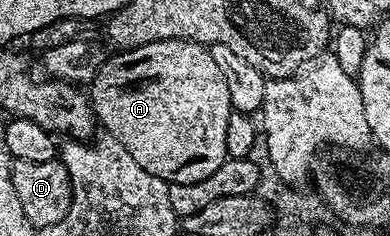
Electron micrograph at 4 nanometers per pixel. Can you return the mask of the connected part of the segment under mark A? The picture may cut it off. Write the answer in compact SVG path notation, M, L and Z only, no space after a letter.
M167 38L157 42L147 42L141 46L136 46L133 50L122 50L105 57L104 63L100 66L100 71L94 76L90 84L90 101L92 112L96 115L96 121L101 127L105 126L107 133L116 139L134 160L146 172L158 176L164 182L169 184L194 184L198 180L206 180L206 176L212 175L217 168L222 168L222 164L228 158L226 152L226 124L230 121L230 116L234 113L232 101L230 100L230 88L226 88L226 79L222 77L222 72L218 69L218 63L215 62L214 56L210 56L208 46L198 43L189 42L186 38Z

